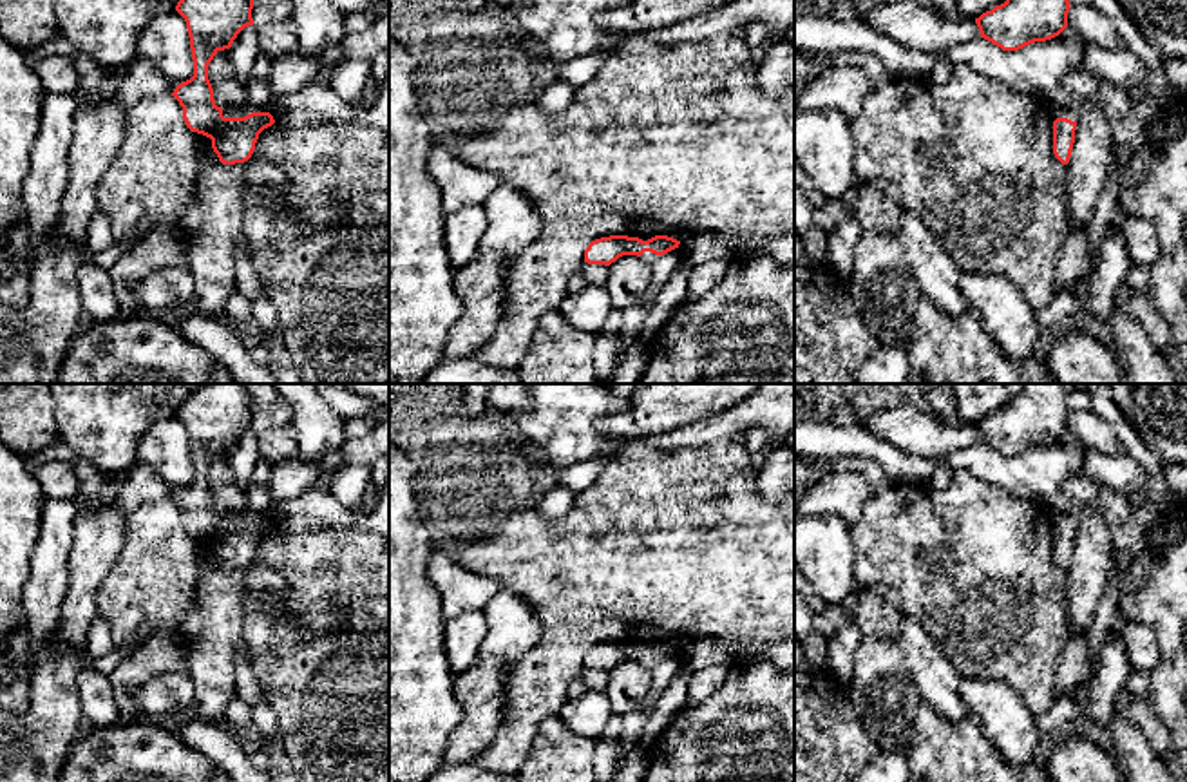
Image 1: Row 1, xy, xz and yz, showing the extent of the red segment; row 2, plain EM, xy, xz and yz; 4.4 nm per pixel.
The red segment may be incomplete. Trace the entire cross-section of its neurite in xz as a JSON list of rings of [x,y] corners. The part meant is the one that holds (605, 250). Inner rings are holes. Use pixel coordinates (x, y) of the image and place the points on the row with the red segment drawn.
[[[610,235],[595,239],[584,250],[584,262],[610,266],[622,255],[641,257],[644,252],[664,255],[679,248],[680,241],[668,235],[655,235],[648,241],[628,235]]]

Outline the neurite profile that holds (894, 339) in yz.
[[[921,299],[907,328],[883,329],[876,337],[883,348],[903,349],[908,355],[912,371],[907,384],[1059,384],[1049,366],[1033,355],[1022,360],[1008,358],[986,335],[973,310],[950,317]]]

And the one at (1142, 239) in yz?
[[[1125,214],[1124,237],[1135,266],[1153,268],[1160,259],[1160,235],[1156,224],[1138,214]]]

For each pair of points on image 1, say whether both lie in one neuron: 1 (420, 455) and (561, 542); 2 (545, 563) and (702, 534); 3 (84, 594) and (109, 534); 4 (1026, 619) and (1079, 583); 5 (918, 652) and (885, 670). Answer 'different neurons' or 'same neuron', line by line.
1: different neurons
2: same neuron
3: same neuron
4: different neurons
5: different neurons

